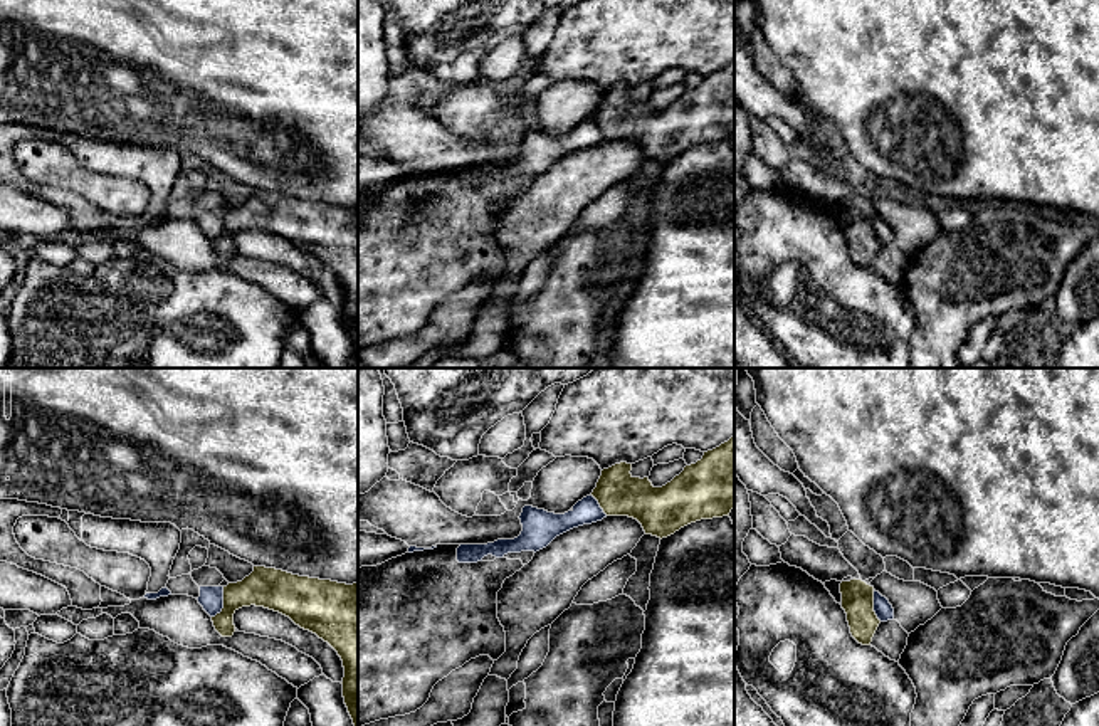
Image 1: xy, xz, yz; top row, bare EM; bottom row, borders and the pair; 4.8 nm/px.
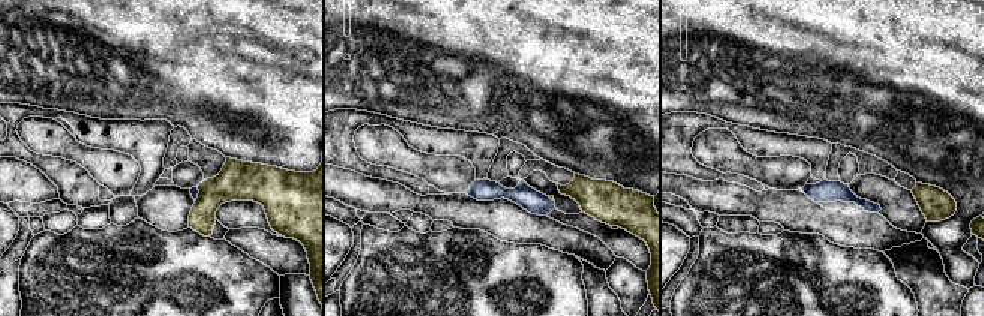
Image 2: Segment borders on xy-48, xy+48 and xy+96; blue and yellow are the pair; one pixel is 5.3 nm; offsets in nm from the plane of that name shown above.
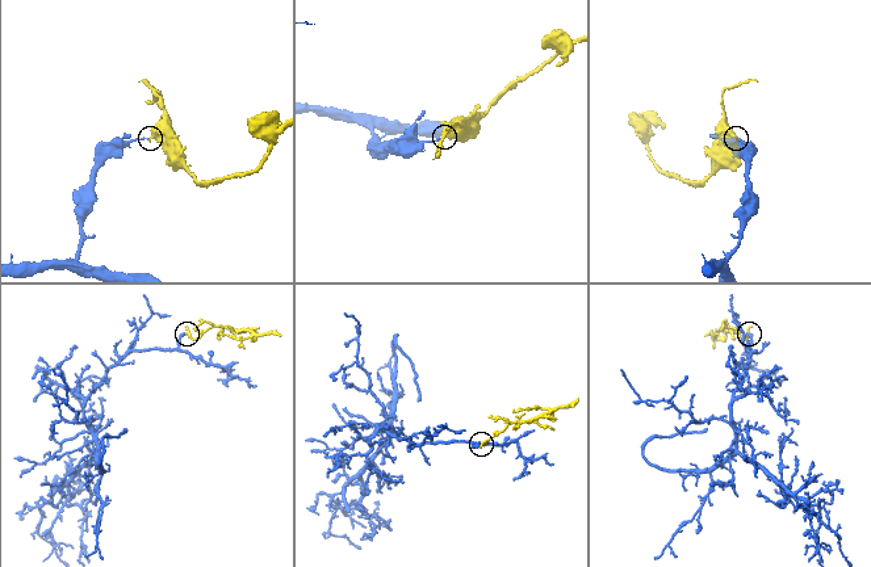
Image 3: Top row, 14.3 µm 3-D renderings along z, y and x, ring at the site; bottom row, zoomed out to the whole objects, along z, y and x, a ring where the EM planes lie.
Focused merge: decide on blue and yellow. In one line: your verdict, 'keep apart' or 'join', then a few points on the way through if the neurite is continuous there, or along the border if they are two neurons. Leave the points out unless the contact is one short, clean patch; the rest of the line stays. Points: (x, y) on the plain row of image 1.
keep apart | along xy (224, 210), (224, 231), (212, 241)

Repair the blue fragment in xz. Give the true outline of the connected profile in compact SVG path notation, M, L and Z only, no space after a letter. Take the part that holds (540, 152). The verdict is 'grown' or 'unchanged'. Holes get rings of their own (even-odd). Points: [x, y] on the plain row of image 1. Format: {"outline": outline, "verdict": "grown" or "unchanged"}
{"outline": "M586 119L578 124L571 134L565 138L548 136L533 129L524 129L519 139L523 155L514 163L497 163L487 168L460 168L457 171L459 187L477 187L484 180L492 178L502 182L507 176L539 175L546 171L556 160L607 141L598 124Z", "verdict": "unchanged"}

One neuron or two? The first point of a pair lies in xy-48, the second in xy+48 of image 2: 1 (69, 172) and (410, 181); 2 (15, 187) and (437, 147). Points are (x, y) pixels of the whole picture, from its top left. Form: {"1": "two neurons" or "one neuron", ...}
{"1": "one neuron", "2": "two neurons"}

